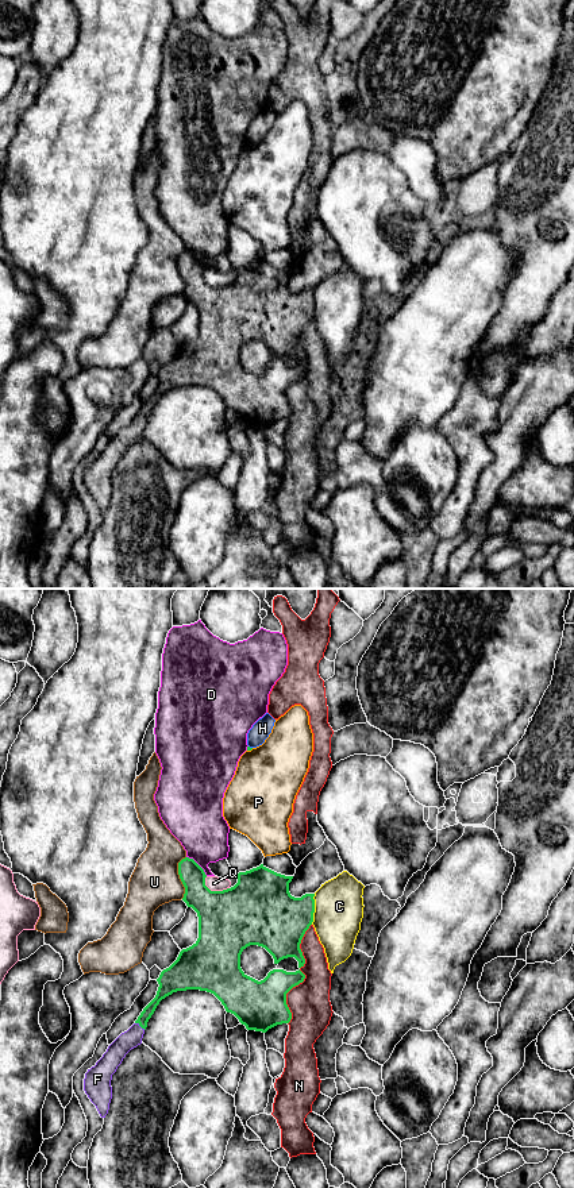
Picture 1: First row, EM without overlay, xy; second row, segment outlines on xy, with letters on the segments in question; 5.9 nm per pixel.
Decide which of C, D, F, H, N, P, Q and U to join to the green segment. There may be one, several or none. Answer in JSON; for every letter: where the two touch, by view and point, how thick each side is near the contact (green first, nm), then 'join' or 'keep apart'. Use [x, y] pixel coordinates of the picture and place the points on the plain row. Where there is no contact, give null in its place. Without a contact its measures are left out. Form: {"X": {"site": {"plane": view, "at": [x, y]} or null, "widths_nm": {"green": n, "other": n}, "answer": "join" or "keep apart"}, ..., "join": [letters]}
{"C": {"site": {"plane": "xy", "at": [314, 304]}, "widths_nm": {"green": 360, "other": 280}, "answer": "keep apart"}, "D": {"site": {"plane": "xy", "at": [197, 259]}, "widths_nm": {"green": 170, "other": 320}, "answer": "keep apart"}, "F": {"site": {"plane": "xy", "at": [141, 421]}, "widths_nm": {"green": 70, "other": 120}, "answer": "join"}, "H": {"site": {"plane": "xy", "at": [249, 142]}, "widths_nm": {"green": 20, "other": 110}, "answer": "keep apart"}, "N": {"site": {"plane": "xy", "at": [304, 370]}, "widths_nm": {"green": 220, "other": 240}, "answer": "keep apart"}, "P": {"site": {"plane": "xy", "at": [250, 145]}, "widths_nm": {"green": 20, "other": 400}, "answer": "keep apart"}, "Q": {"site": {"plane": "xy", "at": [214, 286]}, "widths_nm": {"green": 380, "other": 90}, "answer": "keep apart"}, "U": {"site": {"plane": "xy", "at": [180, 273]}, "widths_nm": {"green": 190, "other": 280}, "answer": "keep apart"}, "join": ["F"]}

